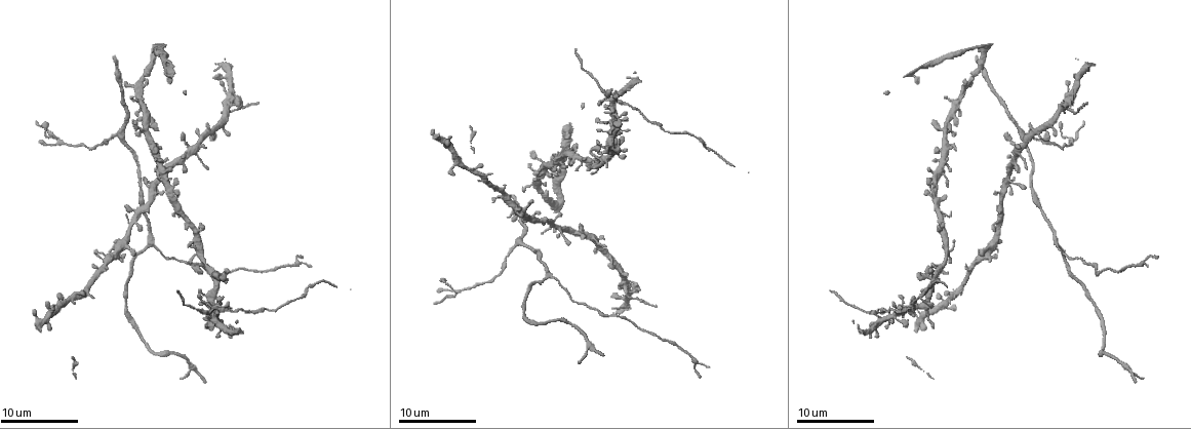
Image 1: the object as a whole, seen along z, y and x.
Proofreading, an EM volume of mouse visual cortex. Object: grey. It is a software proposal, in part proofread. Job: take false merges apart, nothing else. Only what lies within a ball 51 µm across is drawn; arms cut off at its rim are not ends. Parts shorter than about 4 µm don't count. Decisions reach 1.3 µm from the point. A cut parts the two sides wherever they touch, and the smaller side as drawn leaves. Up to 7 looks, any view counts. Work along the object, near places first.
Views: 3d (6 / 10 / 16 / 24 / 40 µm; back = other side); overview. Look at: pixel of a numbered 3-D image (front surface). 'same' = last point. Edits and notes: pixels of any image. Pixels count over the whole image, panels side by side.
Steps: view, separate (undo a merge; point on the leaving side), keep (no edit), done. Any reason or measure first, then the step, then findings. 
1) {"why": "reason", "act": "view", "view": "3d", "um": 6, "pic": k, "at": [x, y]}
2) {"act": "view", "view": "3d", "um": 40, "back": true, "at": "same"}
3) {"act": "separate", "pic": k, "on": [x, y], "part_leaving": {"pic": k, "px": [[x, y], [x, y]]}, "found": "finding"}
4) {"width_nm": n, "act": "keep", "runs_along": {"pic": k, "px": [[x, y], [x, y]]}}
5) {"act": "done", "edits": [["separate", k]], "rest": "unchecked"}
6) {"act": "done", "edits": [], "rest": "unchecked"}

{"act": "view", "view": "3d", "um": 10, "pic": 1, "at": [116, 136]}

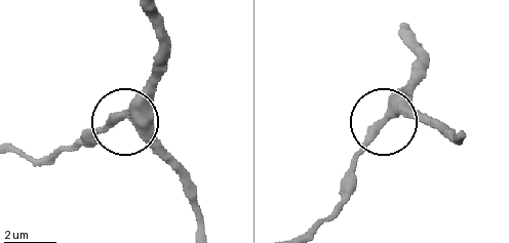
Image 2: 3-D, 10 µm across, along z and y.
{"act": "keep", "runs_along": {"pic": 2, "px": [[144, 9], [161, 49], [157, 88], [128, 119], [84, 128]]}, "found": "all the same neuron"}

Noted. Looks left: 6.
{"why": "branch point", "act": "view", "view": "3d", "um": 10, "pic": 1, "at": [548, 276]}

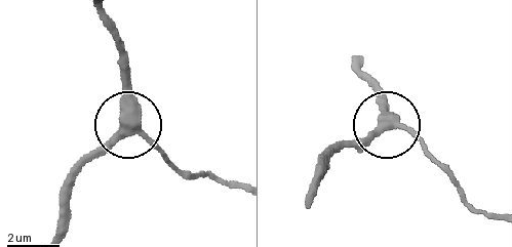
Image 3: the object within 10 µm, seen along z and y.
{"act": "keep", "runs_along": {"pic": 3, "px": [[104, 13], [122, 60], [124, 120], [172, 164]]}, "found": "one neuron here"}

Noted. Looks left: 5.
{"why": "thin arm on a thick one", "act": "view", "view": "3d", "um": 6, "pic": 1, "at": [624, 285]}

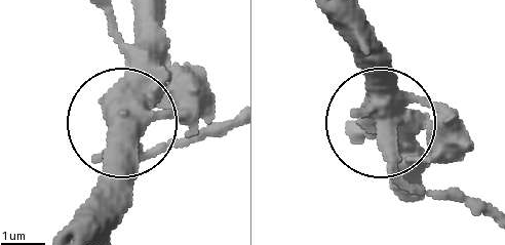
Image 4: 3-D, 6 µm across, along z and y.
{"side_arm_um": 6, "act": "separate", "pic": 4, "on": [148, 150], "part_leaving": {"pic": 4, "px": [[382, 133], [403, 173], [492, 210]]}, "found": "a second neuron is stuck on"}

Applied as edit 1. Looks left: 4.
{"act": "done", "edits": [["separate", 4]], "rest": "unchecked"}

